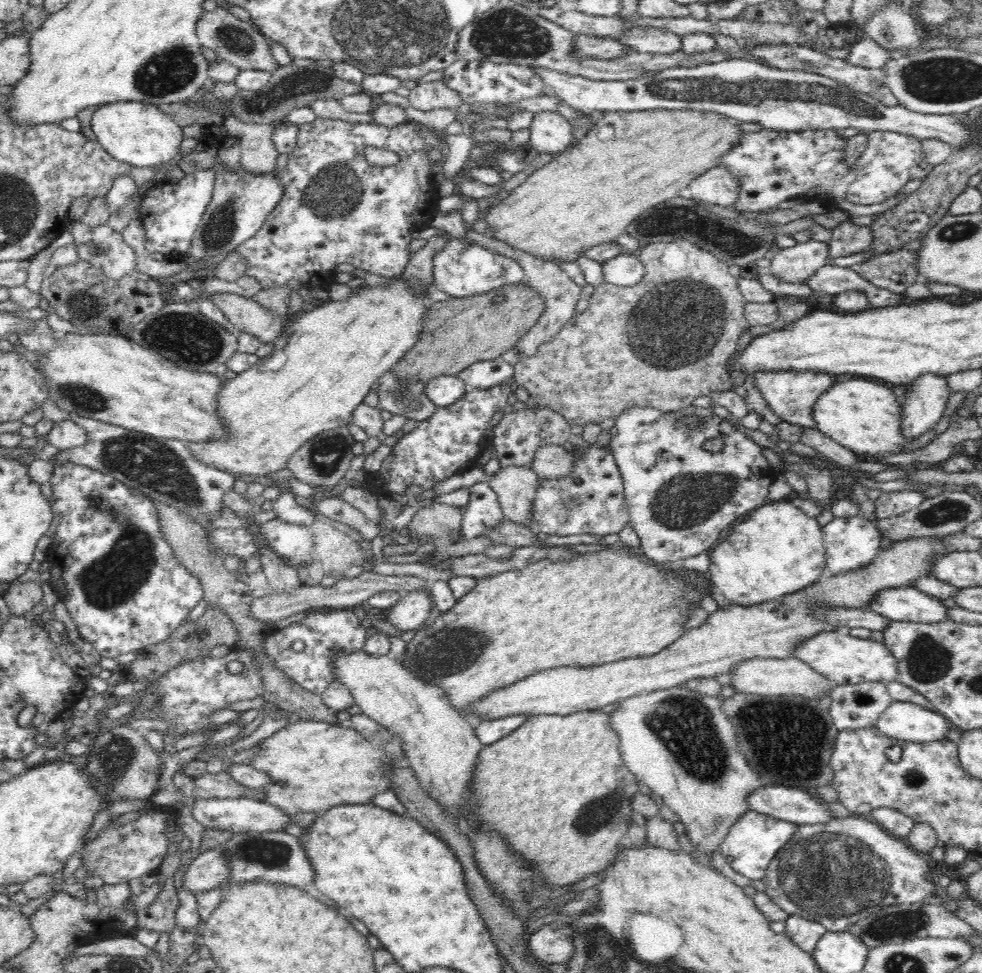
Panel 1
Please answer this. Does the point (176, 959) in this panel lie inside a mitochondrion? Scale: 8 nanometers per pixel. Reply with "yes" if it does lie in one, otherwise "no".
no

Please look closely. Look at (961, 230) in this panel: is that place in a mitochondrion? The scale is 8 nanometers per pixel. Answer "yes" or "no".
yes

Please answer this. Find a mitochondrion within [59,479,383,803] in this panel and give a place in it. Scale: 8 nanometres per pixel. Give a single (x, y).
(108, 581)

